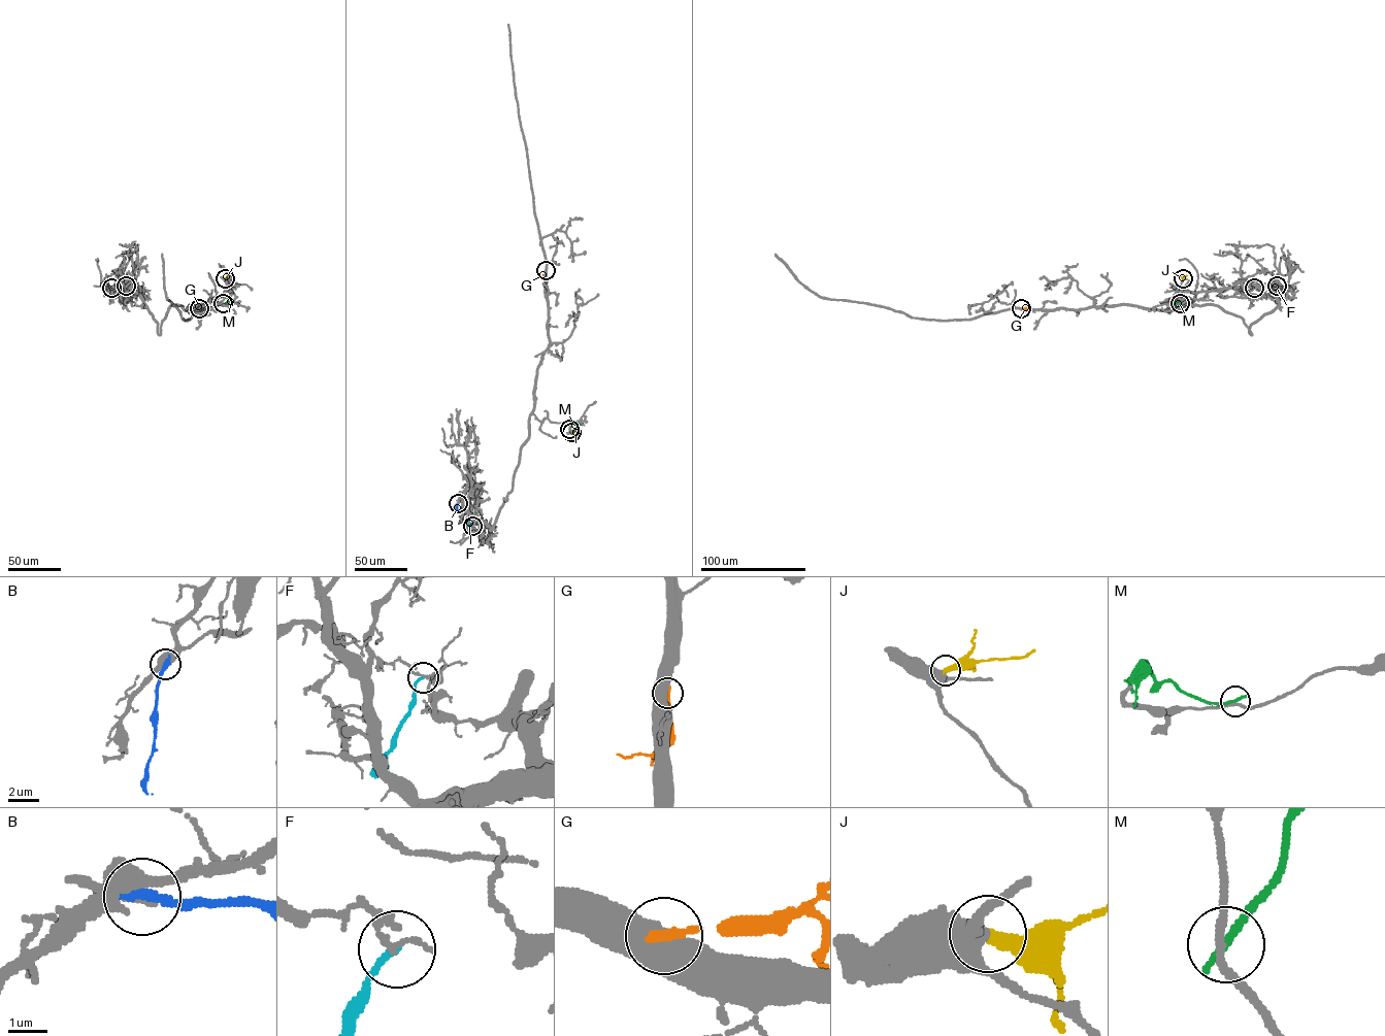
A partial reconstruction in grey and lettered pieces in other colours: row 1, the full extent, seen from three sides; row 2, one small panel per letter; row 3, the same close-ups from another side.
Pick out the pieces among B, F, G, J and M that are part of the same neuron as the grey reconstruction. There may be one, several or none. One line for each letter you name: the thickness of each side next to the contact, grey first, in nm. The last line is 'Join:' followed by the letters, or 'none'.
J: Thickness 440 nm (grey) against 340 nm
Join: J

